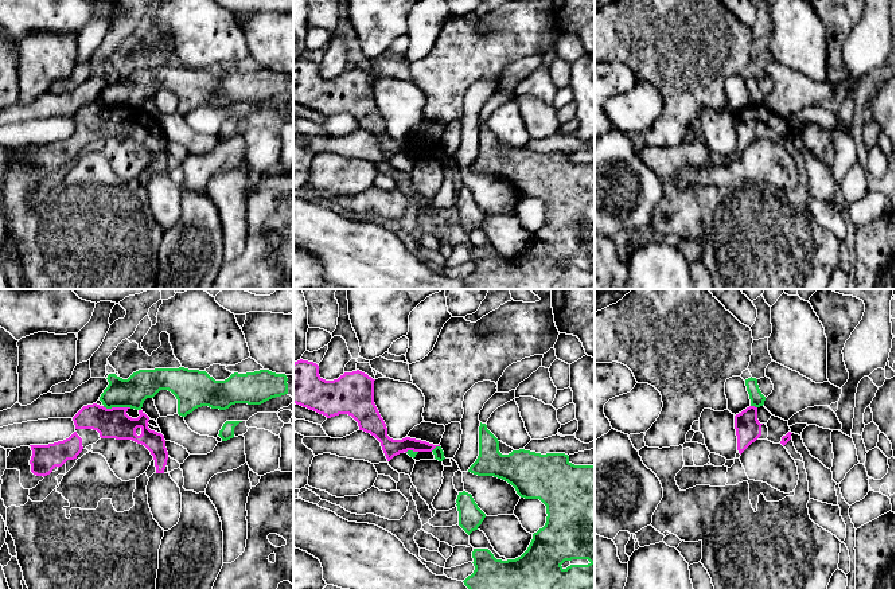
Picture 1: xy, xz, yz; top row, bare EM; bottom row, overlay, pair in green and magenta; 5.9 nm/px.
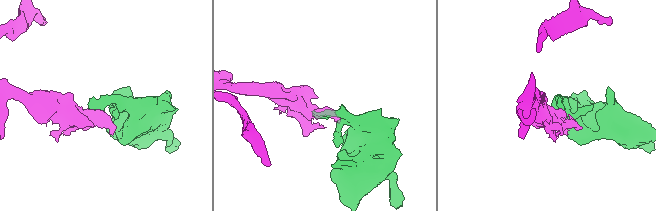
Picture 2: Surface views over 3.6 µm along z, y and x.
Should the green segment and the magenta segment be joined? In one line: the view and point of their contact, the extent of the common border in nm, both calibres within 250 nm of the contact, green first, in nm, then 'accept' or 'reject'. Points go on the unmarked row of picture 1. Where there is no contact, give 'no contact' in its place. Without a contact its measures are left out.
xy (117, 105) | 180 nm | 180/180 nm | reject

